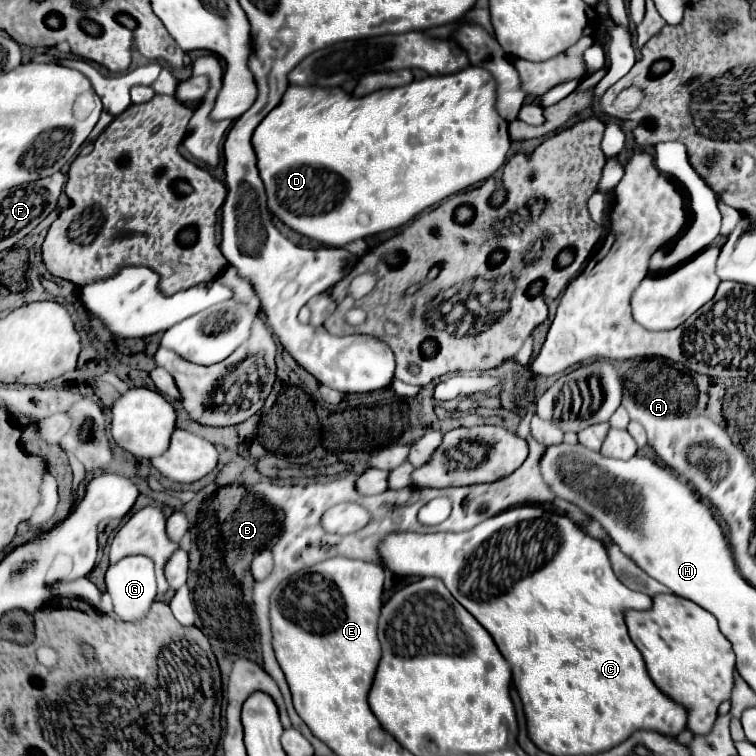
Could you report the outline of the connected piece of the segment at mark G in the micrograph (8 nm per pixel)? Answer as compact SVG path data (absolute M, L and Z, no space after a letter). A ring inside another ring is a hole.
M129 555L115 565L111 565L105 573L107 593L113 597L115 615L121 621L139 621L145 617L145 611L155 601L157 595L157 583L155 583L155 569L153 561L145 555Z

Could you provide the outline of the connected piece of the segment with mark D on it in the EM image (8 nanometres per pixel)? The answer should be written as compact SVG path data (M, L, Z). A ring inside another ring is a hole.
M469 65L467 69L453 73L453 75L441 75L441 77L429 75L425 79L413 81L405 87L375 91L373 95L359 97L359 99L351 97L341 87L289 85L281 103L261 121L261 125L257 125L257 129L253 133L253 149L257 155L257 167L259 167L261 179L267 189L267 205L285 225L289 225L297 233L311 237L313 241L319 241L329 247L341 247L349 241L363 239L367 235L375 235L375 233L405 225L409 219L413 219L423 209L439 203L441 199L445 199L461 189L467 189L479 181L489 179L497 169L503 167L511 141L509 141L509 133L507 133L507 121L501 119L501 115L497 113L495 101L497 101L497 81L493 79L493 75L489 75L487 69L473 67L473 65Z

